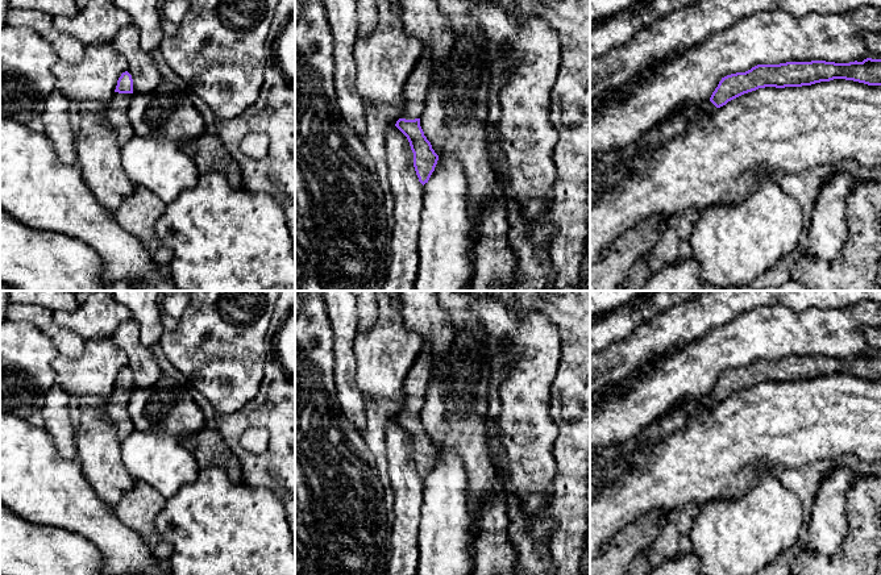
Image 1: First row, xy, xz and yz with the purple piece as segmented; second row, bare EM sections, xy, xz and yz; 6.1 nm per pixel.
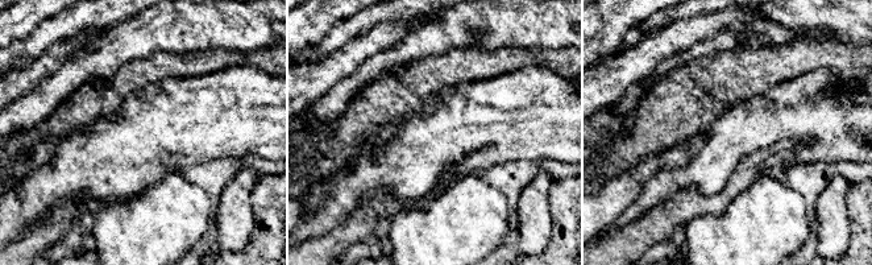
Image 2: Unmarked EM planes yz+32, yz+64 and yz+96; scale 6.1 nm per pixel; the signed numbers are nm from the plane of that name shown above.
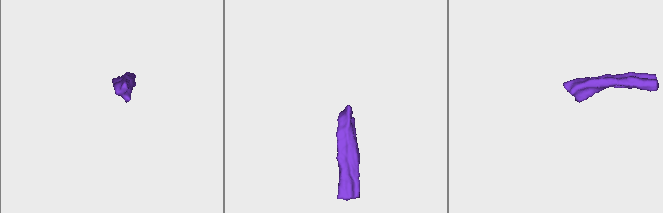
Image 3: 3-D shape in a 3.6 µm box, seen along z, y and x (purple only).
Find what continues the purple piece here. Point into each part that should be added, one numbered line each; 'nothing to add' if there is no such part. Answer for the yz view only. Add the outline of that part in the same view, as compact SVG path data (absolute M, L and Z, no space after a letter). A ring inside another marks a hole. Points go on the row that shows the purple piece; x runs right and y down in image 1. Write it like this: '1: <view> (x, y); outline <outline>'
1: yz (607, 170); outline M710 100L699 107L682 107L628 146L590 153L590 207L624 179L643 172L660 147L683 134L698 118L711 117L715 112Z

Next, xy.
1: xy (116, 111); outline M115 92L113 97L108 101L103 111L113 126L121 147L125 146L134 136L134 130L128 118L128 104L130 96L132 93Z

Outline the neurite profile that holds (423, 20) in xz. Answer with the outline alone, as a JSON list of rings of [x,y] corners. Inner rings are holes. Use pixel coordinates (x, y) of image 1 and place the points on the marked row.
[[[399,0],[399,8],[406,32],[419,39],[429,54],[432,75],[444,71],[454,33],[439,0]]]

